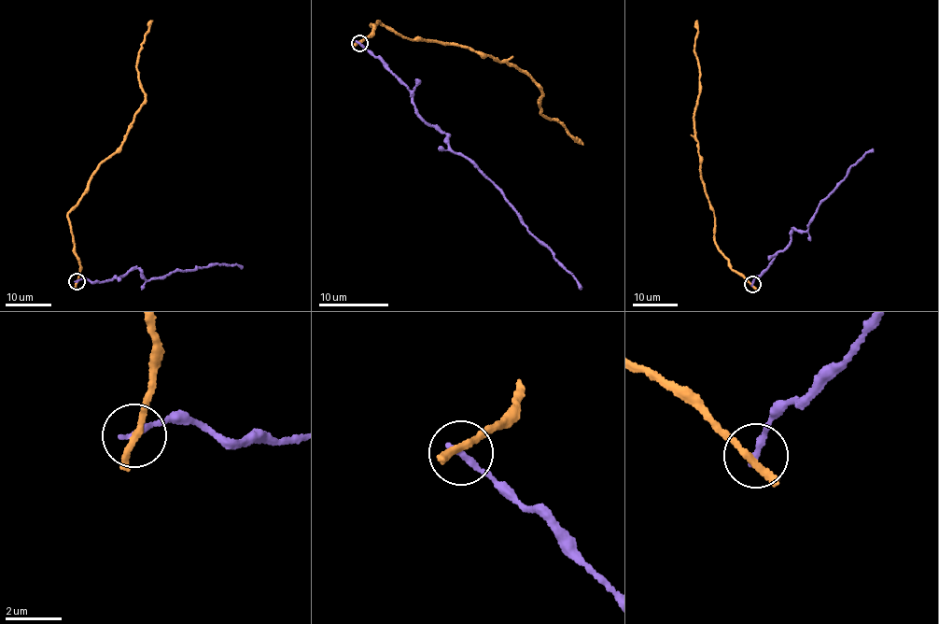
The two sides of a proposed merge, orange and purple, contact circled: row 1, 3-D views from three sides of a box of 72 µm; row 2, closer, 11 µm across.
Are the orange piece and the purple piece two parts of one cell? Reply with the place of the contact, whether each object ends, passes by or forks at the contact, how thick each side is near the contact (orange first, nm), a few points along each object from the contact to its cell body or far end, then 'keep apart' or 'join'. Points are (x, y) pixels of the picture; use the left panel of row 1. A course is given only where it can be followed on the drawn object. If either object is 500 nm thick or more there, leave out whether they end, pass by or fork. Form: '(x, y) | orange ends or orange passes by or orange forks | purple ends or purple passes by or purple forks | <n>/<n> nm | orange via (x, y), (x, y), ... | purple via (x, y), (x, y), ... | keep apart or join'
(77, 281) | orange passes by | purple ends | 240/240 nm | orange via (77, 282), (80, 269), (67, 212), (77, 203), (101, 163), (121, 144), (145, 101), (137, 62), (152, 20) | purple via (77, 281), (102, 283), (136, 268), (148, 279), (217, 264), (241, 266) | keep apart

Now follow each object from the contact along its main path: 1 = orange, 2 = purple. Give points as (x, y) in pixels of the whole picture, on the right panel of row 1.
1: (752, 285), (731, 268), (715, 243), (714, 210), (702, 179), (694, 120), (700, 66), (694, 48), (696, 20)
2: (752, 284), (778, 251), (785, 249), (792, 230), (806, 230), (820, 203), (851, 166), (874, 149)

